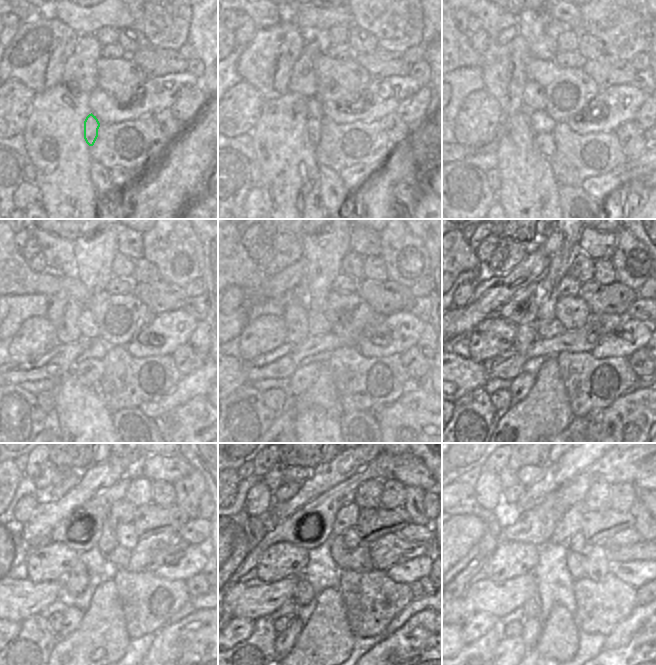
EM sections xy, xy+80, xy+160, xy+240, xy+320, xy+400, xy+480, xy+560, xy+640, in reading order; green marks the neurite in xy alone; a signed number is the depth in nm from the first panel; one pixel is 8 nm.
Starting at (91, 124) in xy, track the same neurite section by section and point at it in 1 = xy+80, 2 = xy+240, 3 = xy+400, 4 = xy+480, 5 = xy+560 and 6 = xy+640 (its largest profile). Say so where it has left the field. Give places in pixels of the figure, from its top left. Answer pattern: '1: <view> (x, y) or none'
1: xy+80 (314, 125)
2: xy+240 (88, 372)
3: xy+400 (521, 385)
4: xy+480 (73, 616)
5: xy+560 (286, 640)
6: xy+640 (515, 646)

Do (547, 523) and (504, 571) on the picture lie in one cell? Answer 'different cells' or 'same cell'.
different cells

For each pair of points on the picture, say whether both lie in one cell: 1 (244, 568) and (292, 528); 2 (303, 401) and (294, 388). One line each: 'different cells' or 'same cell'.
1: same cell
2: different cells

